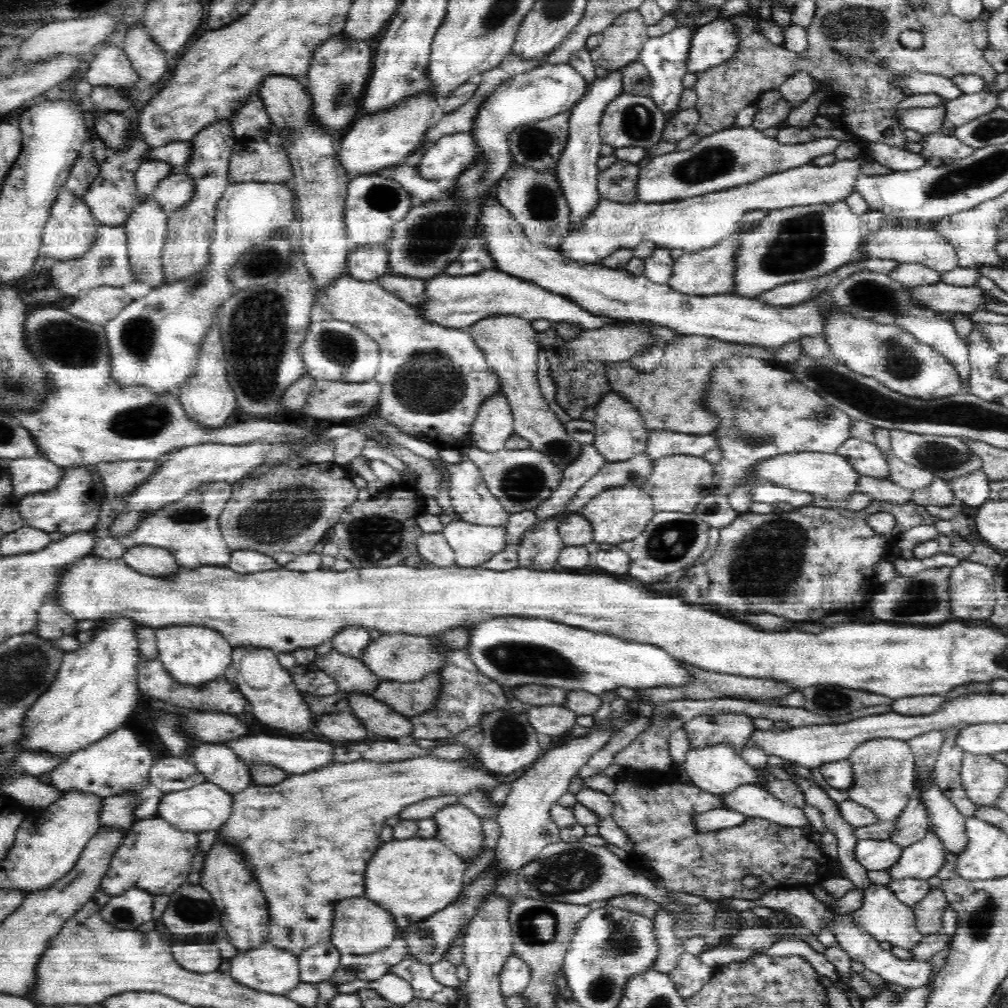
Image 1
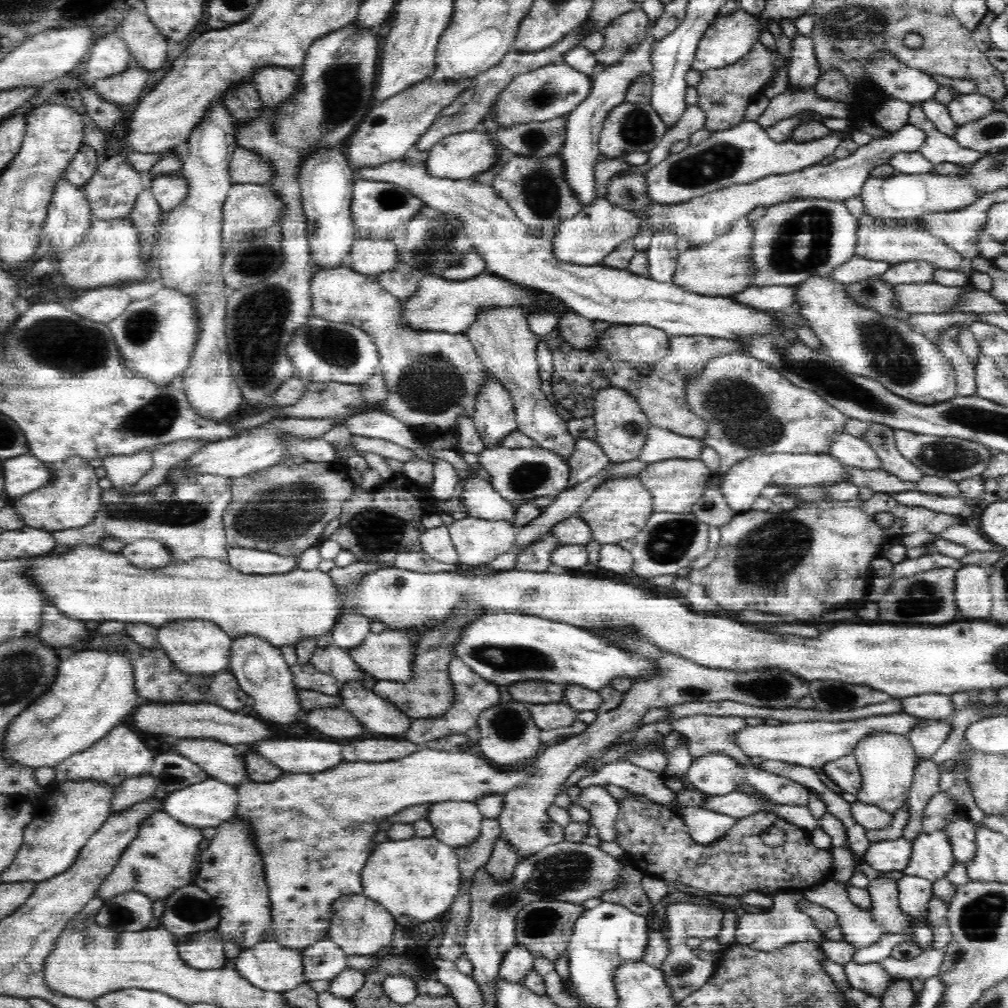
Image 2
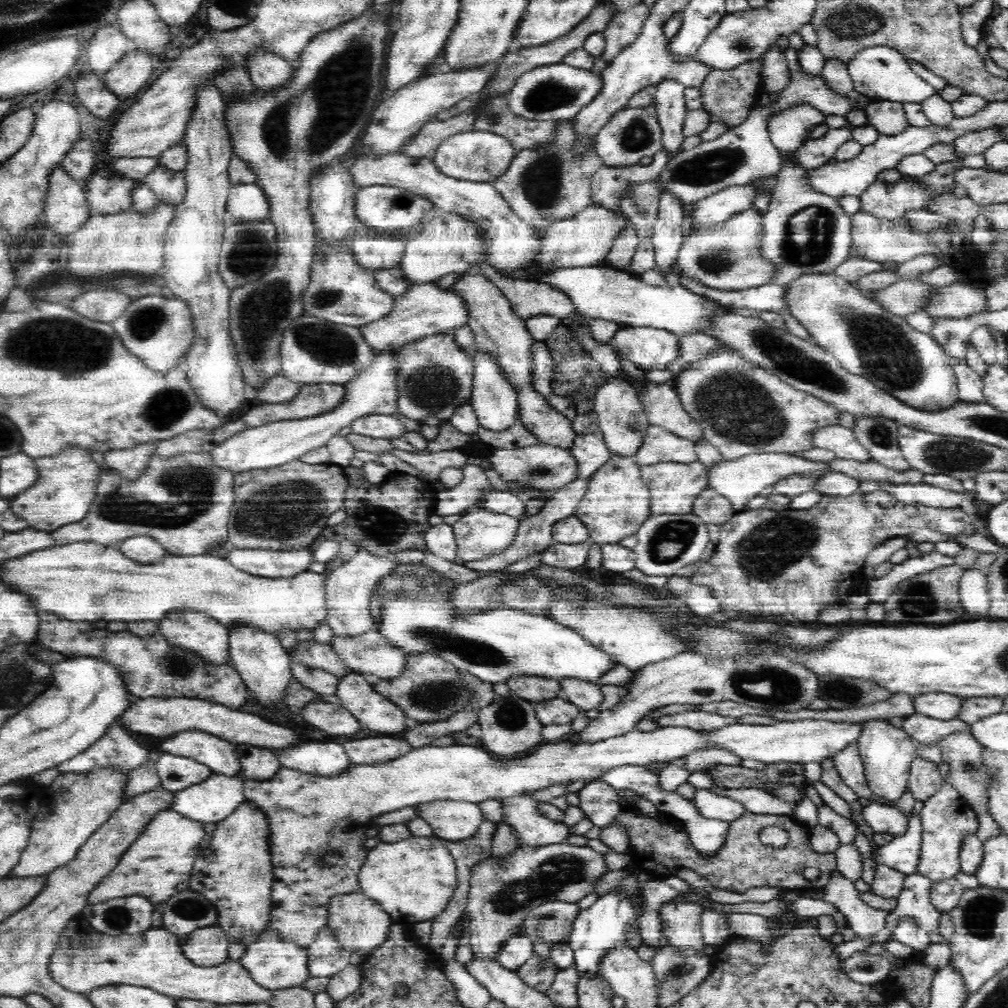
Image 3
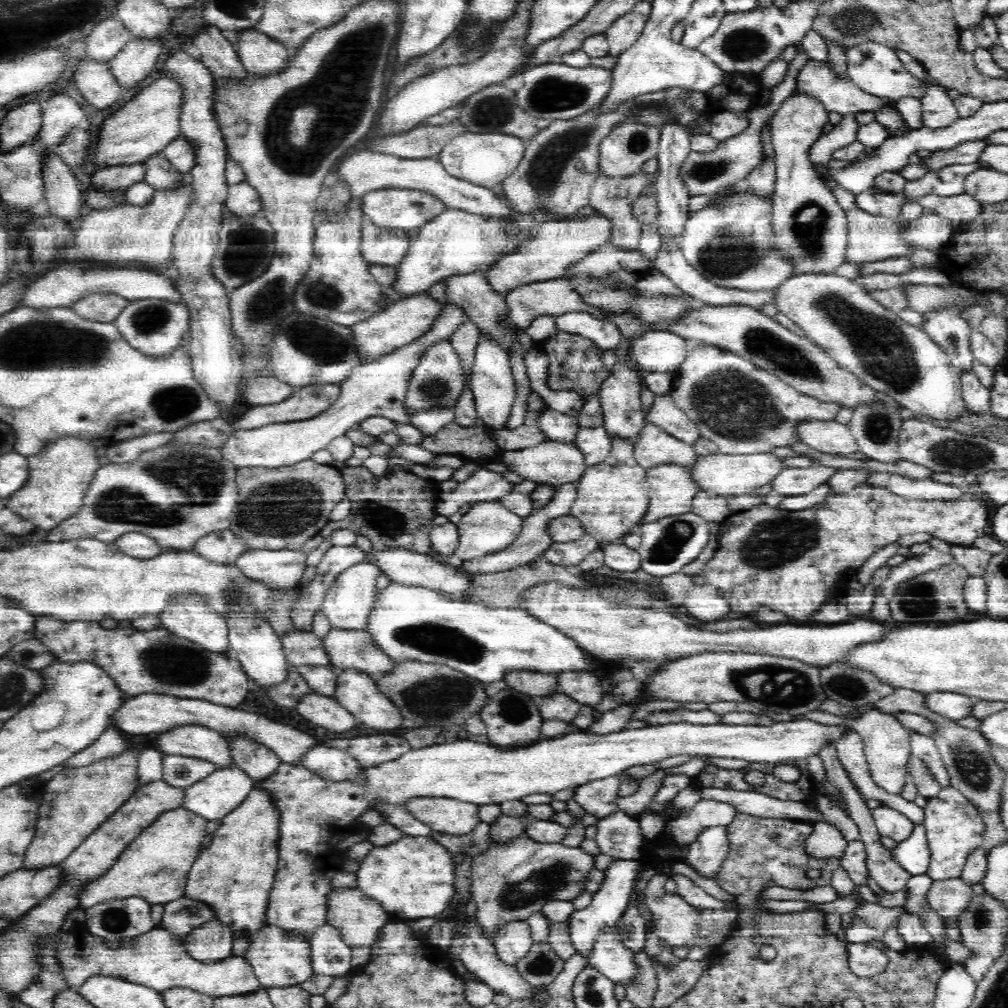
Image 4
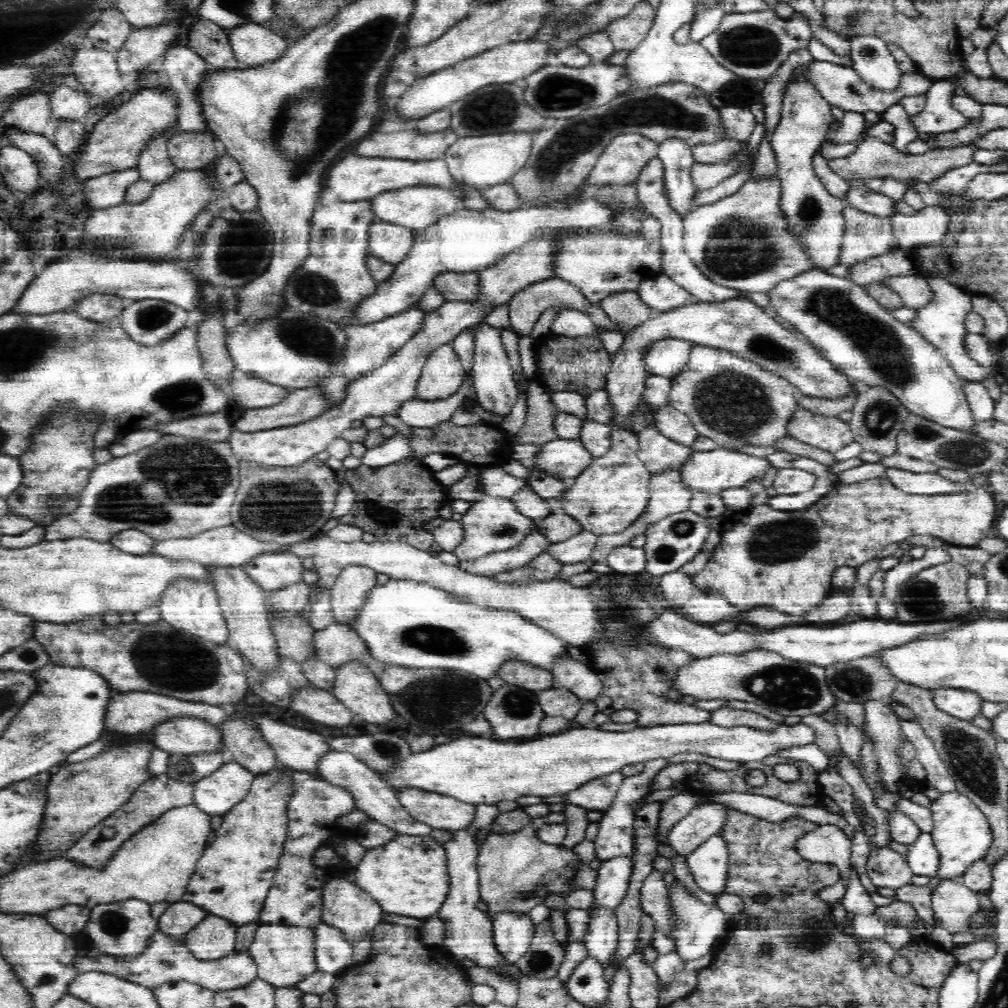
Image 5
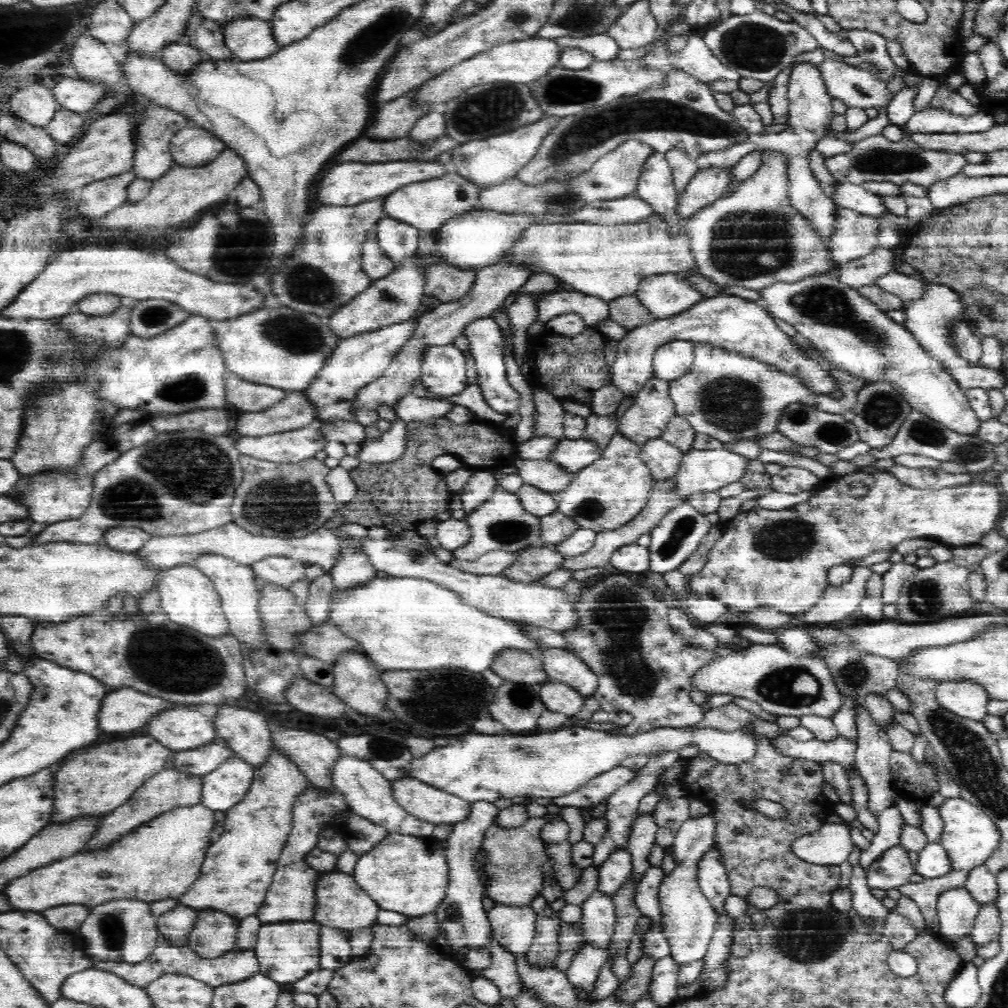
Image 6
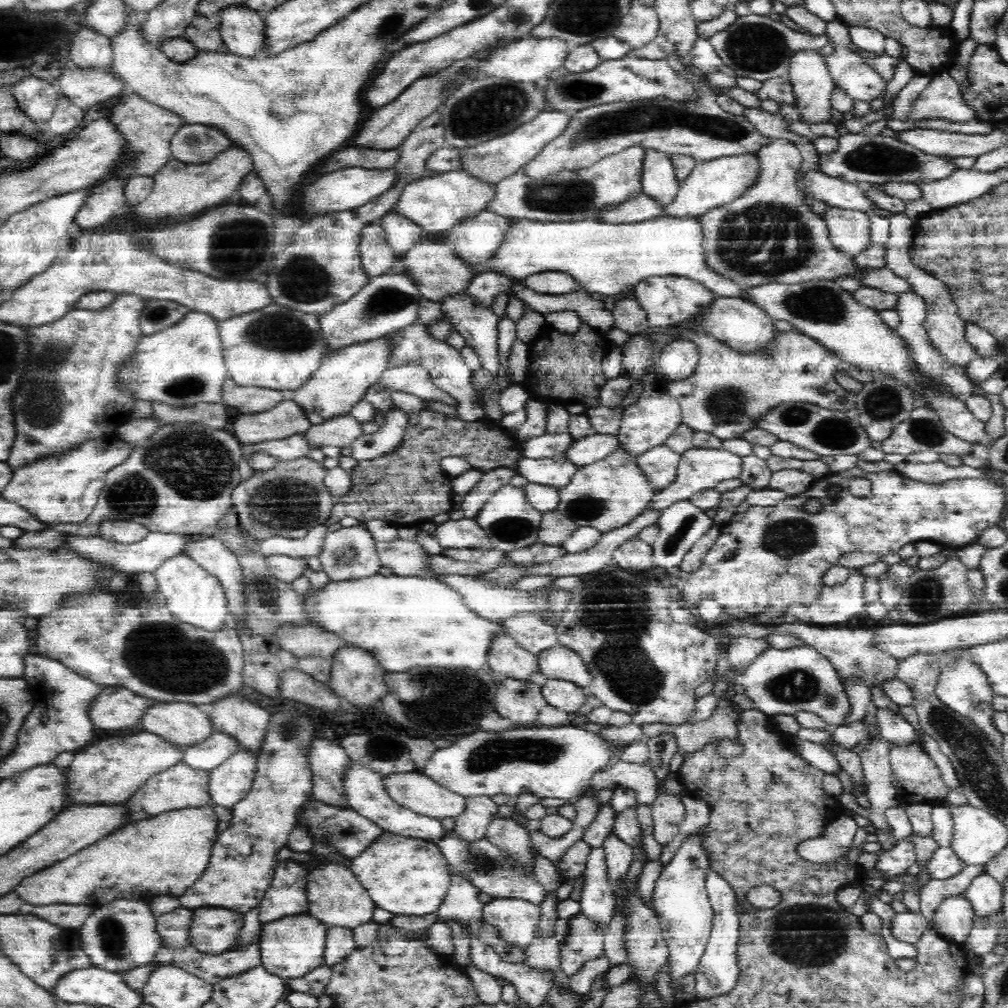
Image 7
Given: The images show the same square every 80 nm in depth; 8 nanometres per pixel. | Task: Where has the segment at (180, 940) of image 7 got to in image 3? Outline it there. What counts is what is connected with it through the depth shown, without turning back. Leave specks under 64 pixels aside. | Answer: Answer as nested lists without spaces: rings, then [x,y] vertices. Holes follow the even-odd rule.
[[[183,890],[156,906],[160,909],[163,928],[174,935],[187,935],[197,929],[219,923],[216,906],[196,891]]]

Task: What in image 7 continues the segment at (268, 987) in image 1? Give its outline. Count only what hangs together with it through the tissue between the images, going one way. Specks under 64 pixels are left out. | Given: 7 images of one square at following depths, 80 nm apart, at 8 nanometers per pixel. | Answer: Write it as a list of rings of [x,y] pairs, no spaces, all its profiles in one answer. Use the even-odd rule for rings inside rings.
[[[309,913],[284,916],[262,926],[259,944],[261,948],[261,965],[274,976],[300,978],[312,968],[322,966],[325,960],[326,932],[329,926],[324,925]]]

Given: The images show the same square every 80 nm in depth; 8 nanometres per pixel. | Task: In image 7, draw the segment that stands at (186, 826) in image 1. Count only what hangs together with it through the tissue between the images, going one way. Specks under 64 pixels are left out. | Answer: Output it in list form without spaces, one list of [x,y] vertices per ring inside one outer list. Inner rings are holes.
[[[239,750],[209,772],[212,807],[231,809],[242,801],[252,789],[257,771],[257,755]]]

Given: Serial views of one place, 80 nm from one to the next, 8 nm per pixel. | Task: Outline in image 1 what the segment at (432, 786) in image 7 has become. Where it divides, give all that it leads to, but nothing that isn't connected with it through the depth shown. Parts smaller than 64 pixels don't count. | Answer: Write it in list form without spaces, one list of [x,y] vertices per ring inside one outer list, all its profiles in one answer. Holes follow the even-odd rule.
[[[459,803],[447,805],[435,812],[437,840],[466,861],[476,857],[484,843],[482,818]]]

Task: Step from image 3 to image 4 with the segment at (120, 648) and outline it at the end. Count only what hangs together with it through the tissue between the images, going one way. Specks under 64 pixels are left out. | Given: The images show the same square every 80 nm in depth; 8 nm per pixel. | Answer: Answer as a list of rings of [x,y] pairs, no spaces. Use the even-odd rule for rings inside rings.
[[[38,617],[35,638],[48,647],[57,662],[88,662],[102,667],[126,695],[156,693],[232,707],[244,702],[250,692],[249,675],[241,667],[241,661],[228,652],[210,652],[197,641],[186,640],[163,626],[149,631],[138,631],[131,626],[128,632],[106,632],[98,623]]]

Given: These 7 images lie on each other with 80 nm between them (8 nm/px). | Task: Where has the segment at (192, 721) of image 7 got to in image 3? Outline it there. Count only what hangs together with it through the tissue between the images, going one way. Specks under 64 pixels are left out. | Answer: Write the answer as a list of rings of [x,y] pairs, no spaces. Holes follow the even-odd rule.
[[[183,729],[164,738],[162,752],[193,758],[208,765],[215,774],[241,774],[240,759],[235,744],[201,729]]]

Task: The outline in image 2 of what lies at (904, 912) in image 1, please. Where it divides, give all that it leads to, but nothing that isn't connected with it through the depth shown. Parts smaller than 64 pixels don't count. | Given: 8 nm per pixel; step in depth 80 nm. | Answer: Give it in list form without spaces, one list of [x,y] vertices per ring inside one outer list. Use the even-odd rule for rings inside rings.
[[[882,874],[870,881],[867,891],[872,901],[868,908],[869,912],[873,914],[878,927],[882,929],[882,935],[912,931],[918,947],[926,949],[932,946],[934,931],[930,931],[923,924],[918,924],[912,916],[900,909],[897,881],[887,879]]]

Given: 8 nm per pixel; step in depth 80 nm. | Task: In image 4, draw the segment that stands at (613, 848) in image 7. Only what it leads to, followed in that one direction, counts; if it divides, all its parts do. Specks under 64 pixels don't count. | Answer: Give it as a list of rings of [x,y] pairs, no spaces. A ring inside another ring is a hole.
[[[634,859],[615,860],[606,870],[606,879],[604,884],[600,886],[598,892],[593,893],[593,901],[589,906],[582,910],[575,910],[570,914],[568,924],[570,927],[570,938],[574,945],[575,952],[581,954],[584,958],[590,957],[590,952],[595,946],[597,939],[603,934],[612,931],[620,922],[620,918],[624,916],[628,904],[630,904],[630,896],[635,888],[636,880],[639,876],[640,866]]]

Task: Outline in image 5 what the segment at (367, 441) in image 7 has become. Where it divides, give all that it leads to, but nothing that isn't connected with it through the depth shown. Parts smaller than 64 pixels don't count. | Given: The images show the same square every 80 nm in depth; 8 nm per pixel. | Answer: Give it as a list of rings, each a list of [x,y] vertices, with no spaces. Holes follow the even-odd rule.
[[[396,433],[393,437],[385,439],[383,446],[372,448],[362,456],[362,465],[380,468],[406,458],[411,458],[412,449],[406,437]]]

